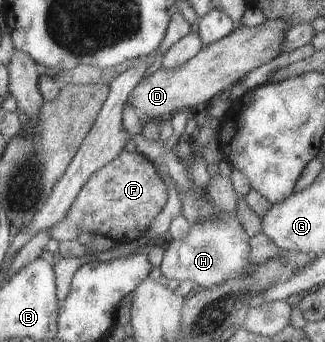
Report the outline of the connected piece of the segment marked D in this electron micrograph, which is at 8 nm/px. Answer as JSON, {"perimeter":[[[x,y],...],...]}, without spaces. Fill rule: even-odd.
{"perimeter":[[[282,19],[265,20],[252,27],[240,25],[222,39],[203,46],[194,57],[178,65],[176,69],[159,68],[140,79],[128,95],[128,103],[141,121],[168,118],[183,109],[200,109],[220,92],[239,83],[247,72],[278,57],[282,53],[282,37],[288,29],[290,25]]]}

